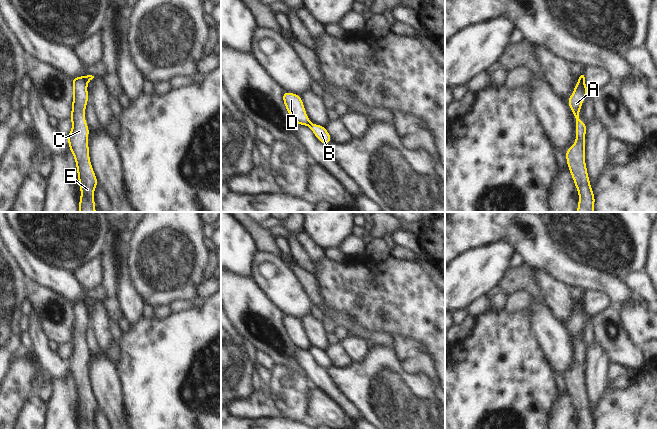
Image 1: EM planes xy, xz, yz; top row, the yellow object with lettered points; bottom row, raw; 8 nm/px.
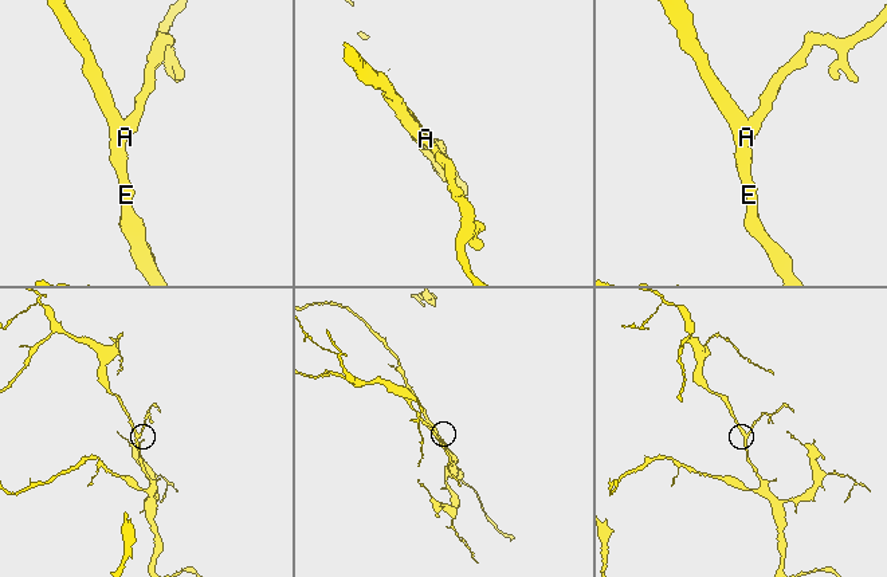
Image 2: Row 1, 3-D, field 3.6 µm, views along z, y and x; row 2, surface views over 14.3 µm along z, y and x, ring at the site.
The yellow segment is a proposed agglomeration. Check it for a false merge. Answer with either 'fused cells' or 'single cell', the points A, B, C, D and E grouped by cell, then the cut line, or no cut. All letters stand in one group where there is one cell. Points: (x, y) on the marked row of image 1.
fused cells; A C D E / B; cut in yz along (578, 79), (586, 95)

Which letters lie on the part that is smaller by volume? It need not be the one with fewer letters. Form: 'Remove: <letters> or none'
Remove: B

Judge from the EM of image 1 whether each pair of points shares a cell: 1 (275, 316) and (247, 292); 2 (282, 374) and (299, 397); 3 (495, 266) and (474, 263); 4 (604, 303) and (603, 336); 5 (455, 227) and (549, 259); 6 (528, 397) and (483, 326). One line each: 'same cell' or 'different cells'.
1: same cell
2: same cell
3: same cell
4: different cells
5: same cell
6: same cell

